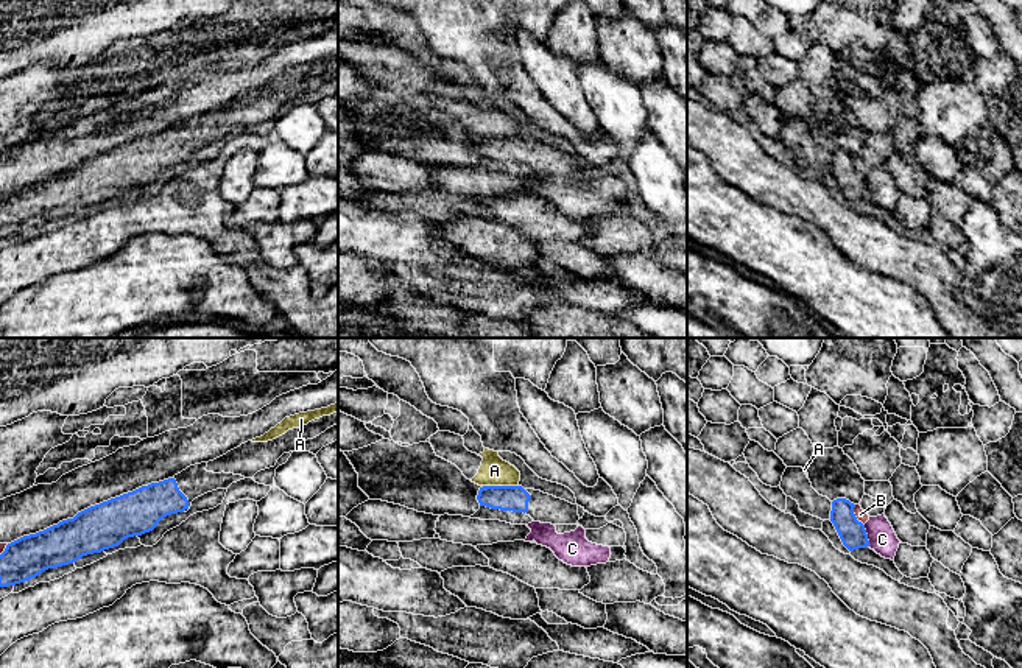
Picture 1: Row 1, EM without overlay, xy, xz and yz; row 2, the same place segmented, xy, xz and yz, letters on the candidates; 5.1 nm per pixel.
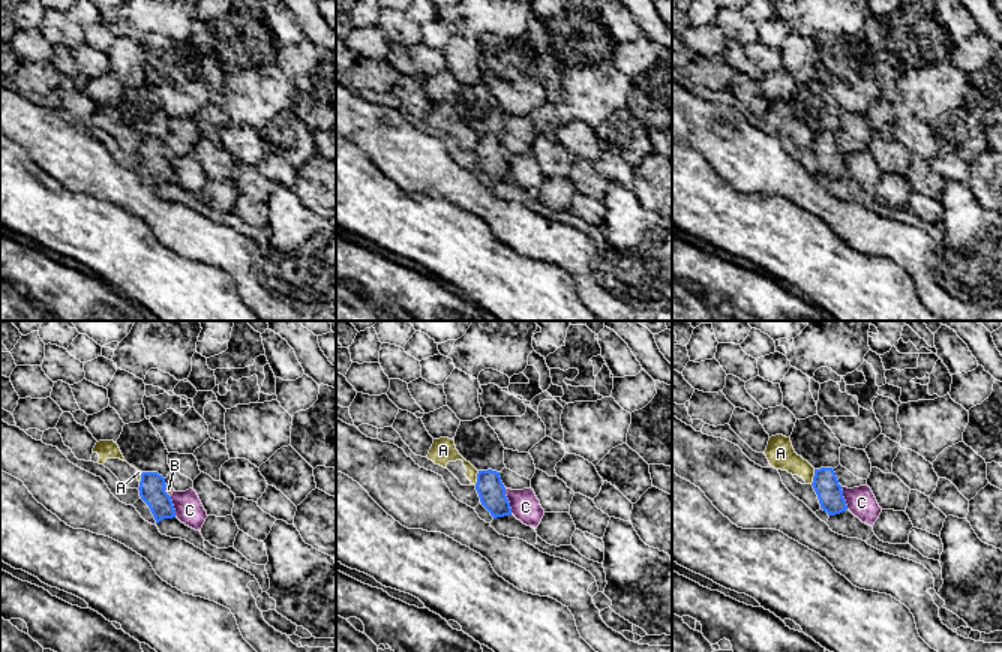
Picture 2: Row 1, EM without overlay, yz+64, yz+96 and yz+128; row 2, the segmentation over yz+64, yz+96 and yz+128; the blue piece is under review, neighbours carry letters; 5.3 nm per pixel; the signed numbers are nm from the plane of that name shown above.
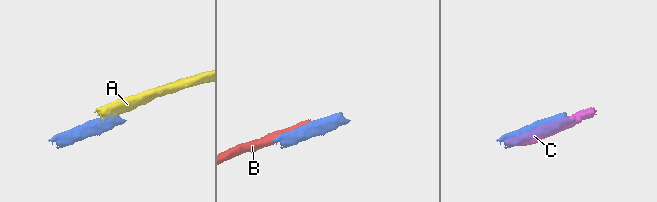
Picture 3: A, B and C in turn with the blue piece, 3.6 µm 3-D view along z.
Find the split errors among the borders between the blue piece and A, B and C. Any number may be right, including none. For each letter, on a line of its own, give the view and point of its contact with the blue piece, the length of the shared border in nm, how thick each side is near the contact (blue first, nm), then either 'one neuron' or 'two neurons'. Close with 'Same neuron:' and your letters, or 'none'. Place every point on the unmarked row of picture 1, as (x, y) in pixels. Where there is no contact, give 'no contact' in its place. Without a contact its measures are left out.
A: xz (500, 137) | 180 nm | 130/150 nm | two neurons
B: yz (854, 167) | 120 nm | 140/60 nm | two neurons
C: yz (866, 187) | 120 nm | 140/140 nm | two neurons
Same neuron: none

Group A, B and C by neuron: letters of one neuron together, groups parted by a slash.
A / B / C

